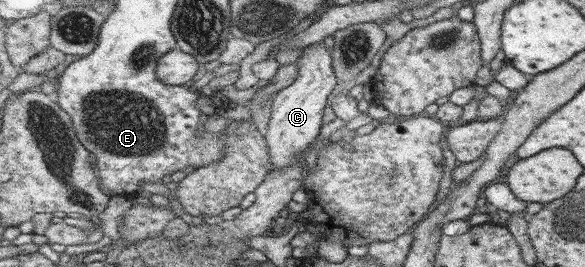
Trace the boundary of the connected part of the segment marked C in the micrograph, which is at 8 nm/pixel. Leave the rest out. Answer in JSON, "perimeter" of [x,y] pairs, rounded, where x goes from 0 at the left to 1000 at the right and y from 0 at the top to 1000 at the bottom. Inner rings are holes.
{"perimeter":[[[554,161],[518,176],[516,202],[504,243],[509,251],[506,300],[492,330],[482,333],[468,367],[458,453],[455,524],[462,547],[467,640],[496,629],[516,607],[513,577],[540,517],[550,457],[550,419],[556,419],[557,360],[574,322],[574,300],[568,277],[571,247],[564,247],[564,195],[557,187]]]}

